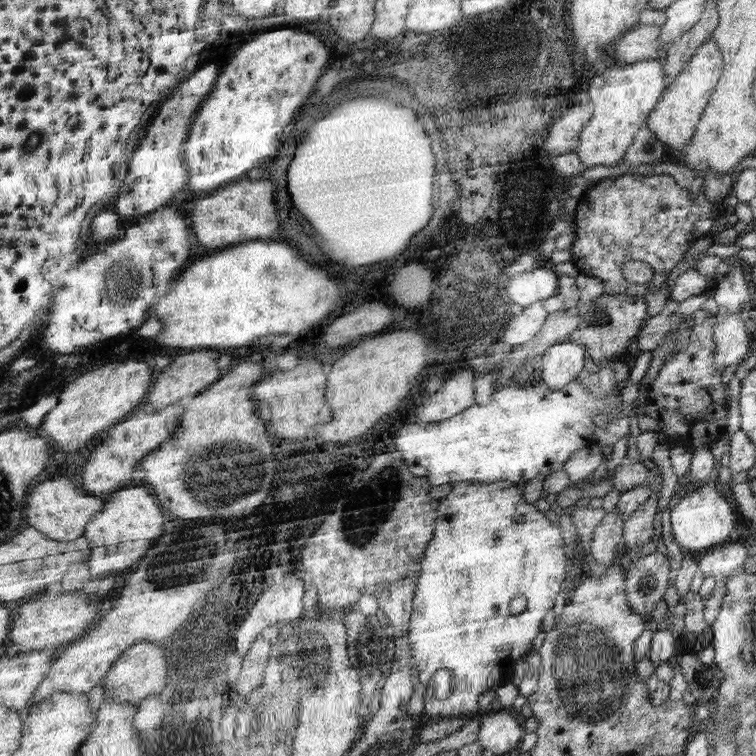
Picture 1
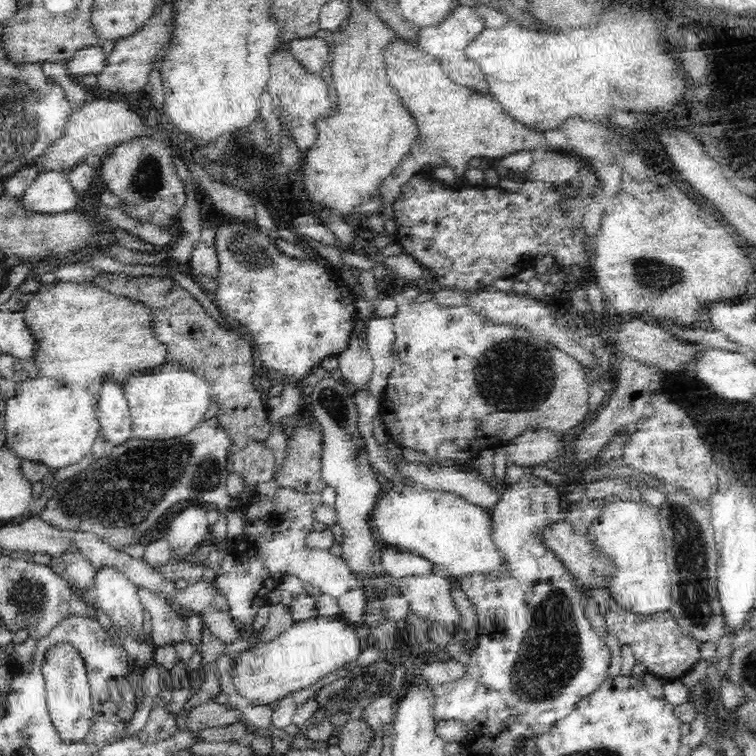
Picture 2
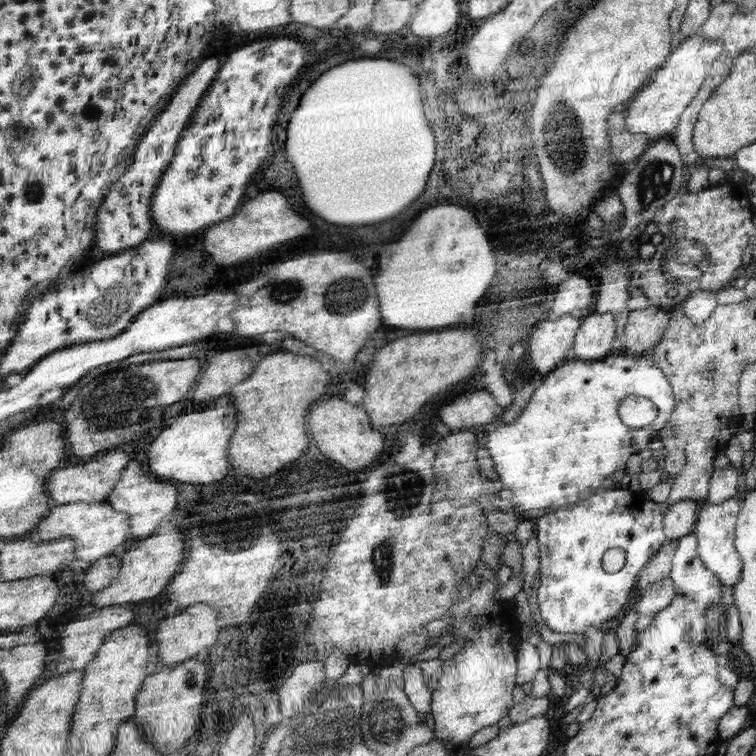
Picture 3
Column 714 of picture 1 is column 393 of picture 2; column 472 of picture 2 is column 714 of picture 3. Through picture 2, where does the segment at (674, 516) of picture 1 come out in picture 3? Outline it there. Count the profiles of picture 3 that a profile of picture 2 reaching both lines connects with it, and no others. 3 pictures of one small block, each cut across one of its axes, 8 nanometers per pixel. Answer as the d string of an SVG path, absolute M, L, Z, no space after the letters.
M729 498L723 504L701 504L699 510L699 522L695 528L695 534L699 536L699 552L701 552L701 562L707 570L711 570L719 582L723 586L733 588L739 580L741 580L741 570L743 570L743 562L741 556L735 550L735 524L737 524L737 516L739 516L739 502Z

